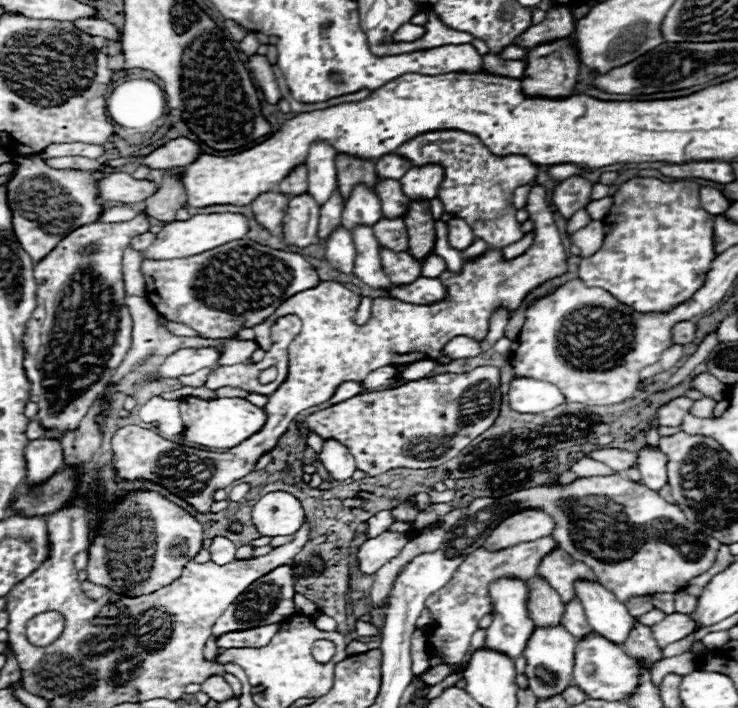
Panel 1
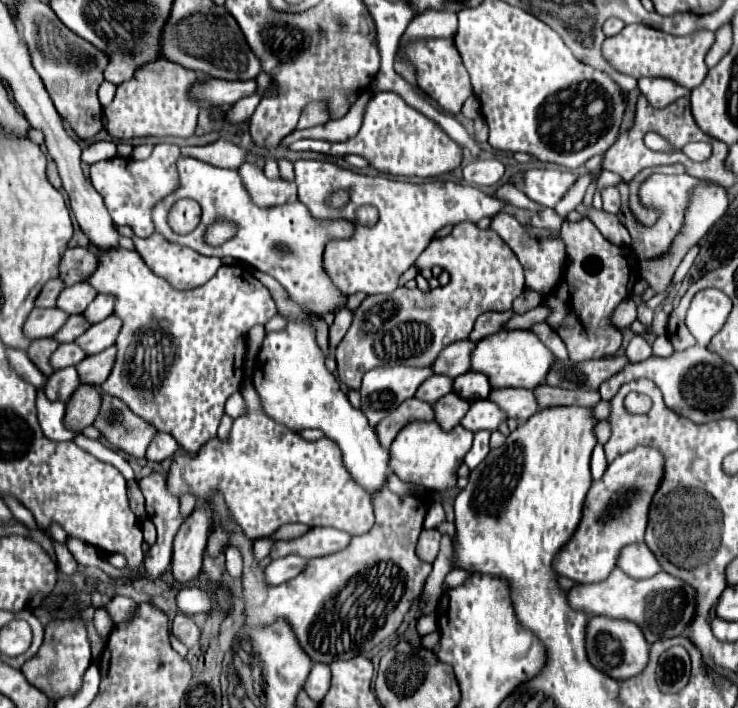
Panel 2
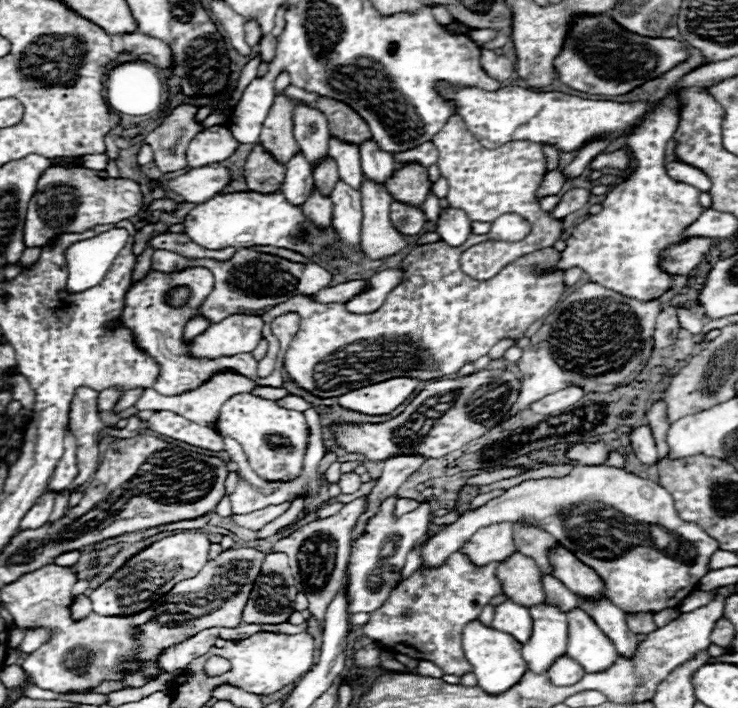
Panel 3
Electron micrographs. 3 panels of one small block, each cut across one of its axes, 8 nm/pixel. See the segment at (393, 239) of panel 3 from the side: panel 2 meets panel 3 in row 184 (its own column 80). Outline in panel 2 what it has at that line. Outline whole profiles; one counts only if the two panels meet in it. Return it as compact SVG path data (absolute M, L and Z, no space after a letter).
M110 346L108 350L102 350L94 356L86 356L78 366L78 376L82 384L94 384L94 386L102 386L106 382L106 378L110 376L110 370L114 366L114 358L116 358L116 348Z

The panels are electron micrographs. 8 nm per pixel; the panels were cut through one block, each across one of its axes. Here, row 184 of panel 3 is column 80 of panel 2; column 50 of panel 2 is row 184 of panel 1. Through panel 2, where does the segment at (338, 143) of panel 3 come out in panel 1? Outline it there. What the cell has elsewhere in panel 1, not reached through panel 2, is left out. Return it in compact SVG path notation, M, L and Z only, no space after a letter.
M356 184L348 200L344 202L342 226L346 226L348 230L356 224L374 226L374 222L378 222L380 218L382 218L382 210L378 196L370 192L370 188L366 188L364 184Z

